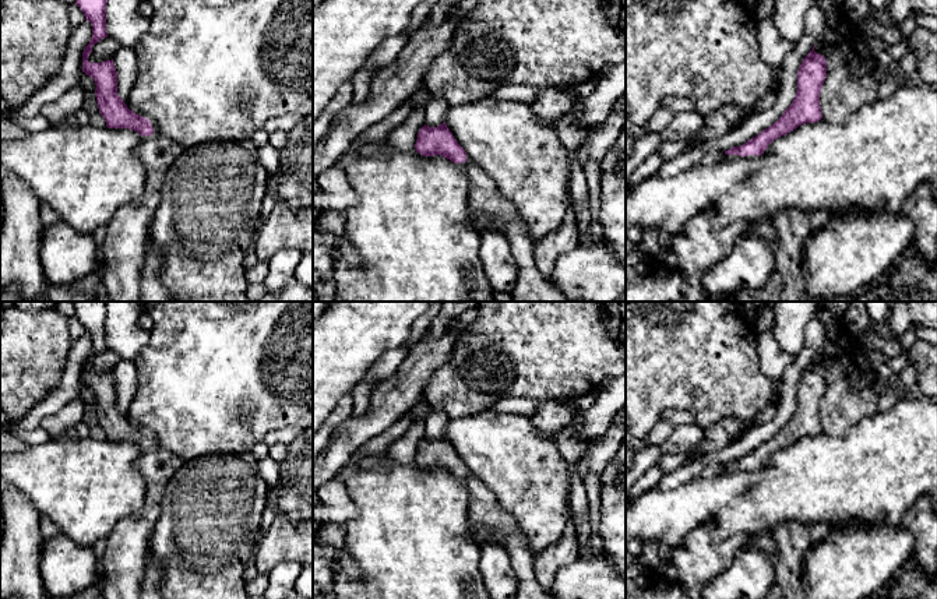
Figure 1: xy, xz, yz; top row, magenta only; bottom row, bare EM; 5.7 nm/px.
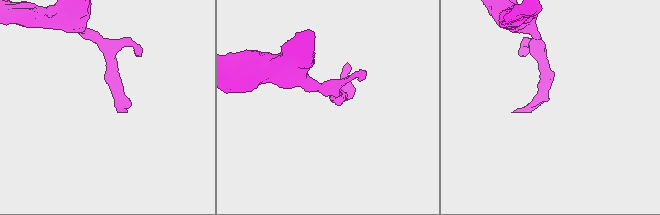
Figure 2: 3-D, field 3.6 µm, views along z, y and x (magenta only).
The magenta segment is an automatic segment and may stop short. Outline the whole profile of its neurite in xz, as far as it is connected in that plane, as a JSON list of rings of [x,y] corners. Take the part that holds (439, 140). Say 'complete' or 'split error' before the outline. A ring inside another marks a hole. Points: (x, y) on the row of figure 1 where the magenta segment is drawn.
split error; [[[445,121],[437,127],[425,124],[418,133],[415,149],[423,156],[440,155],[454,163],[462,163],[468,179],[469,214],[503,223],[518,265],[517,283],[511,292],[512,302],[567,302],[536,268],[525,222],[514,204],[499,193],[493,179],[476,162],[466,159],[465,149],[454,138]]]

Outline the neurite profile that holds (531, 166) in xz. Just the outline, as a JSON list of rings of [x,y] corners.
[[[483,98],[450,106],[445,124],[465,149],[466,161],[476,162],[493,179],[499,194],[514,204],[532,244],[561,225],[570,197],[571,159],[553,120],[543,123],[532,105],[521,101]]]

